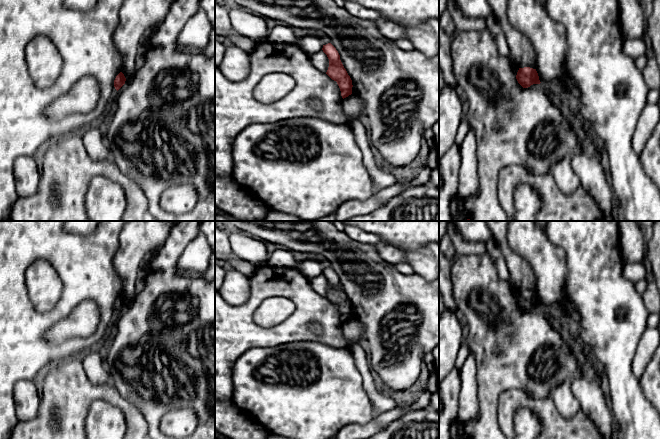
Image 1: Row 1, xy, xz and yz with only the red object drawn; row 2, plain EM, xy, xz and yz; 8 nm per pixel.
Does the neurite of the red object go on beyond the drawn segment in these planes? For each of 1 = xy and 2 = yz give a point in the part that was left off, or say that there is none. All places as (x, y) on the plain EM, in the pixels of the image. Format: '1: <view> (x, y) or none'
1: none
2: none

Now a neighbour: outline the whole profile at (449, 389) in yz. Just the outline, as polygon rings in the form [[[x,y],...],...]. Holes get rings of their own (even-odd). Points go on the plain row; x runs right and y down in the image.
[[[455,366],[439,385],[443,410],[439,414],[439,439],[451,439],[450,428],[458,415],[458,397],[460,393],[461,372]]]

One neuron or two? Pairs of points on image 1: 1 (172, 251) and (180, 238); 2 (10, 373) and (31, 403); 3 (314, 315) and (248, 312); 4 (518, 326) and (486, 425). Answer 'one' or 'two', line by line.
1: one
2: two
3: one
4: one

